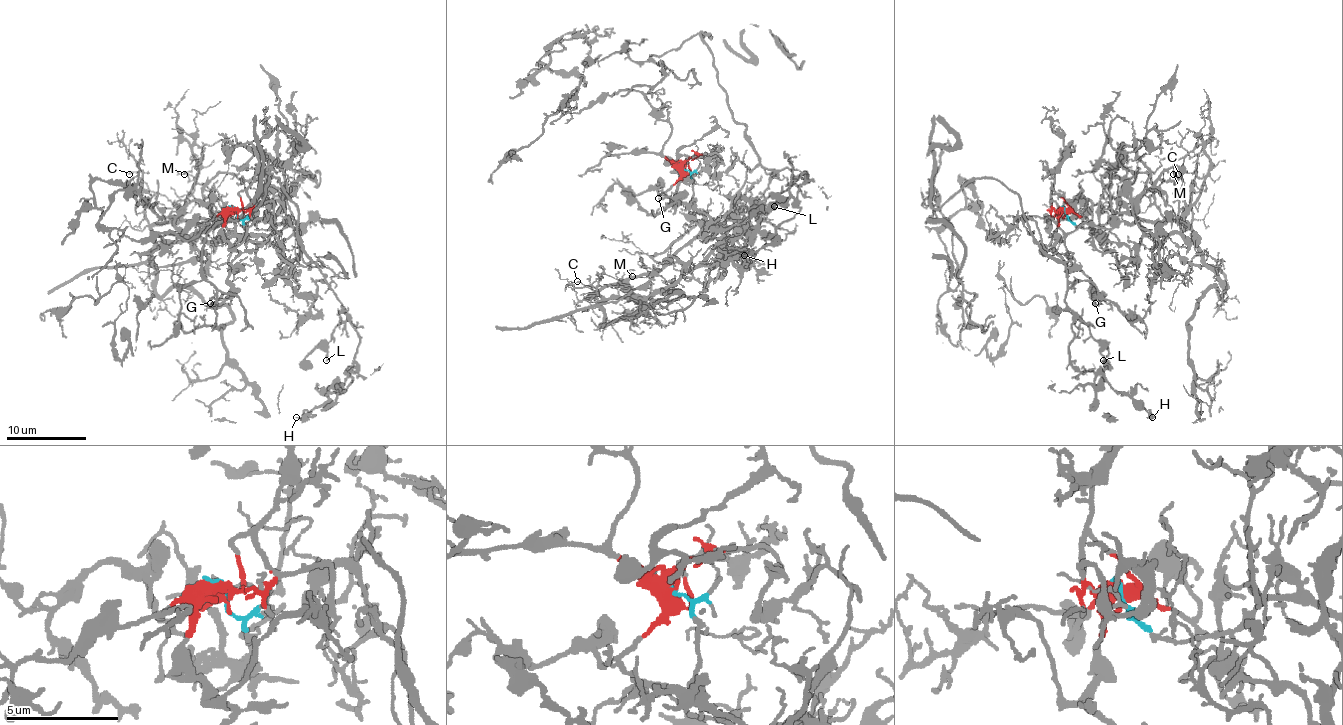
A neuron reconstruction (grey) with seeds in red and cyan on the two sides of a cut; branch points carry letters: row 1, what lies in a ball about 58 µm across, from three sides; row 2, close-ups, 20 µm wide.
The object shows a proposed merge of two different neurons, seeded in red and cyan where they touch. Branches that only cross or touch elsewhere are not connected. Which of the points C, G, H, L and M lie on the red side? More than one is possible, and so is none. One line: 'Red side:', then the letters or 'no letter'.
Red side: G, H, L

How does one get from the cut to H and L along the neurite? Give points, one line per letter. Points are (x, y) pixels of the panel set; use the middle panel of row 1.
H: (684, 166), (715, 152), (715, 176), (739, 160), (749, 170), (807, 174), (799, 210), (769, 244), (743, 256)
L: (684, 166), (715, 152), (721, 158), (715, 176), (737, 160), (749, 170), (787, 168), (795, 182), (773, 206)

